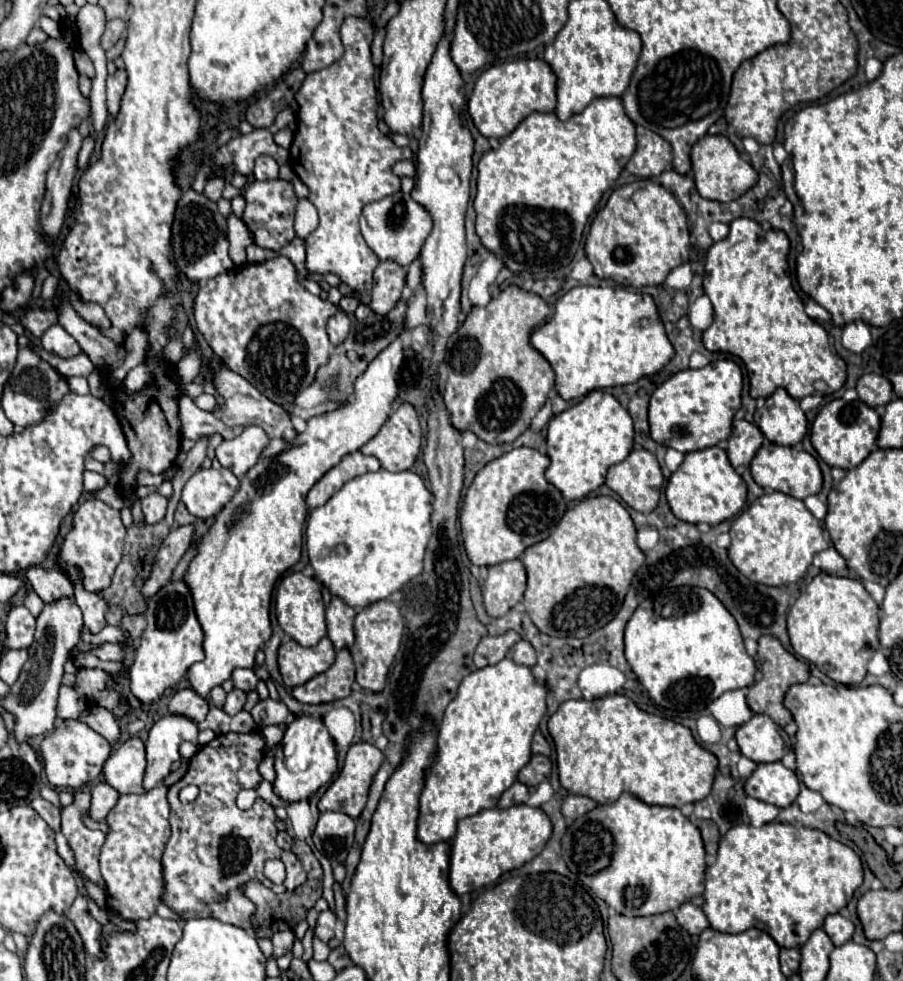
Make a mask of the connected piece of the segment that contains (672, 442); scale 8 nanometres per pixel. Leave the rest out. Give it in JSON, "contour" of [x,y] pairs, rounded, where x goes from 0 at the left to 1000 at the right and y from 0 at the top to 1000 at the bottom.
{"contour":[[[795,366],[777,376],[760,376],[735,388],[720,405],[720,443],[726,452],[755,462],[791,456],[811,439],[813,421],[819,417],[822,376],[808,366]]]}

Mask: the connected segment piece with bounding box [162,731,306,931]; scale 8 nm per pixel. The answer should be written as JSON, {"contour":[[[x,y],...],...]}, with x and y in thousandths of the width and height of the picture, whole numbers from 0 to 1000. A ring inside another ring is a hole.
{"contour":[[[288,745],[241,749],[210,774],[206,790],[186,804],[190,851],[179,872],[184,898],[182,920],[204,937],[237,935],[241,939],[277,949],[277,935],[283,931],[283,925],[266,910],[264,904],[268,900],[286,896],[297,906],[315,910],[319,906],[328,906],[339,898],[339,888],[334,886],[332,878],[323,870],[312,867],[303,857],[308,849],[303,823],[288,812],[275,827],[268,827],[261,821],[264,806],[286,804],[290,796],[286,778],[290,774],[292,749]],[[206,800],[217,800],[221,804],[213,819],[202,819],[197,814],[197,806]],[[297,876],[312,876],[317,882],[317,898],[310,904],[297,898],[290,890]],[[244,914],[248,914],[248,918],[239,918]]]}

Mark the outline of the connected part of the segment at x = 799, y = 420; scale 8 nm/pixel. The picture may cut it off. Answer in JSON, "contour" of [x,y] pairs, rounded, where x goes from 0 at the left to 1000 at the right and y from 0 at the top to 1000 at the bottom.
{"contour":[[[859,397],[835,421],[835,429],[846,445],[859,454],[882,454],[895,439],[895,429],[886,417],[886,409],[877,407],[870,397]]]}

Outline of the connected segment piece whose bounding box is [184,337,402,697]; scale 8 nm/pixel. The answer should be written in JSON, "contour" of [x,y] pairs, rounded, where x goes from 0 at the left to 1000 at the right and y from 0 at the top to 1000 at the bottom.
{"contour":[[[441,344],[392,388],[392,409],[390,411],[383,411],[377,417],[370,417],[365,421],[341,427],[341,435],[337,441],[330,443],[330,452],[323,452],[317,460],[312,460],[306,466],[288,468],[266,488],[264,503],[248,515],[248,519],[241,523],[241,527],[233,535],[230,543],[221,549],[221,564],[213,570],[208,584],[204,586],[204,592],[213,602],[217,627],[219,627],[219,633],[221,633],[224,643],[226,643],[224,662],[226,662],[228,670],[226,670],[226,674],[215,676],[208,684],[210,698],[224,710],[230,710],[233,702],[237,698],[246,698],[250,692],[255,692],[255,688],[261,680],[277,682],[281,678],[281,666],[286,664],[286,660],[290,655],[295,655],[299,651],[299,647],[301,647],[299,613],[301,613],[303,594],[334,566],[334,537],[337,537],[337,531],[341,525],[339,503],[346,498],[346,494],[363,478],[374,474],[381,464],[396,460],[427,431],[427,427],[434,421],[434,411],[439,407],[439,401],[441,401],[439,382],[441,382],[443,370],[445,370],[445,352],[443,352],[443,344]]]}

